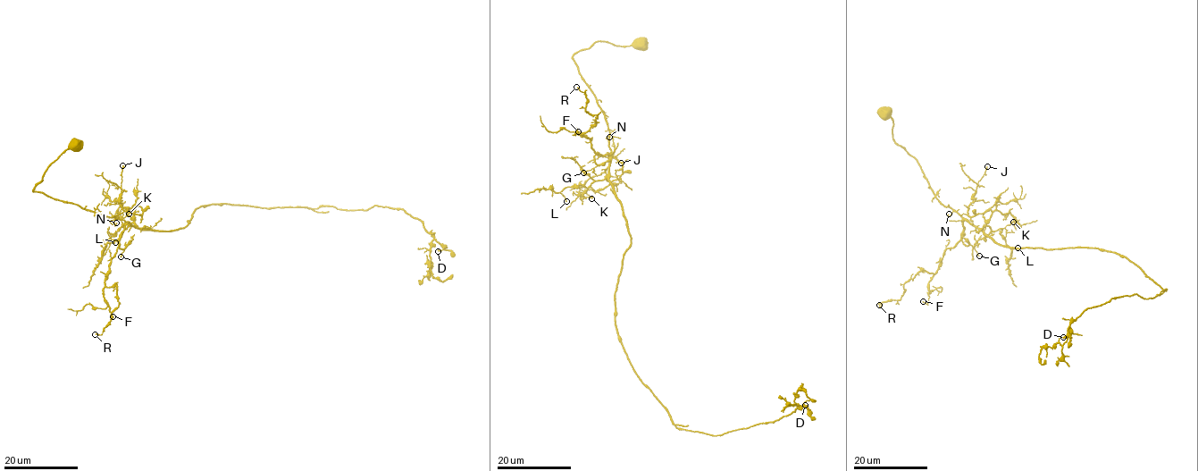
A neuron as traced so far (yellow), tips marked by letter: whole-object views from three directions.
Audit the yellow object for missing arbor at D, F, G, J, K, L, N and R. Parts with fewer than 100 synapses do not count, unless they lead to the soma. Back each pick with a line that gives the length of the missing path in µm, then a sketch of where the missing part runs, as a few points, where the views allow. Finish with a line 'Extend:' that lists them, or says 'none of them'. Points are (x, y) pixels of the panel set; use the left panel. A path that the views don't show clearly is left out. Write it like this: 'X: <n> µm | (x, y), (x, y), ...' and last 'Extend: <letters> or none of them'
Extend: none of them

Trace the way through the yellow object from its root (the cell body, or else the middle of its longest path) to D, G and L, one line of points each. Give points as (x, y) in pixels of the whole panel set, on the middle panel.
D: (640, 44), (573, 57), (631, 237), (624, 352), (679, 428), (721, 435), (805, 405)
G: (640, 44), (598, 41), (573, 55), (609, 133), (610, 152), (595, 155), (596, 165), (583, 172)
L: (640, 44), (598, 41), (573, 55), (604, 114), (611, 153), (608, 176), (567, 187), (559, 192), (566, 201)

